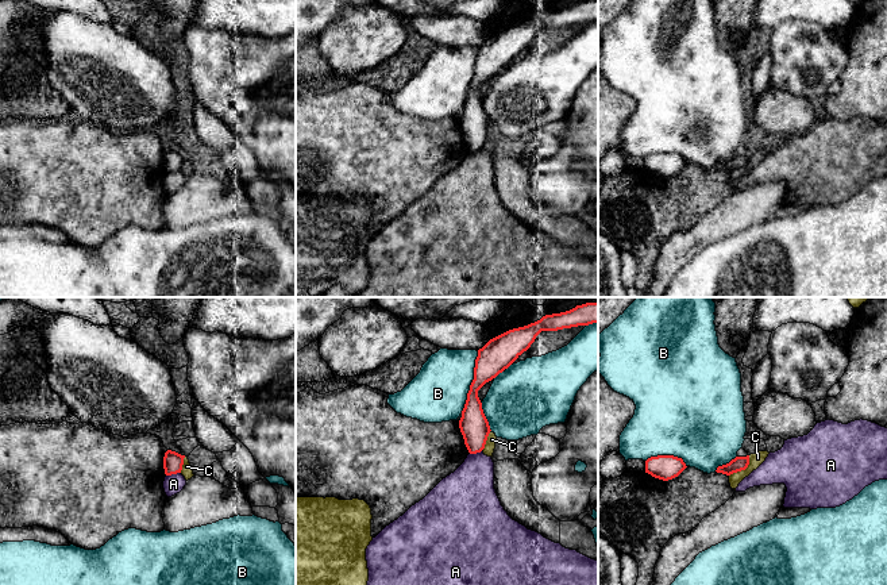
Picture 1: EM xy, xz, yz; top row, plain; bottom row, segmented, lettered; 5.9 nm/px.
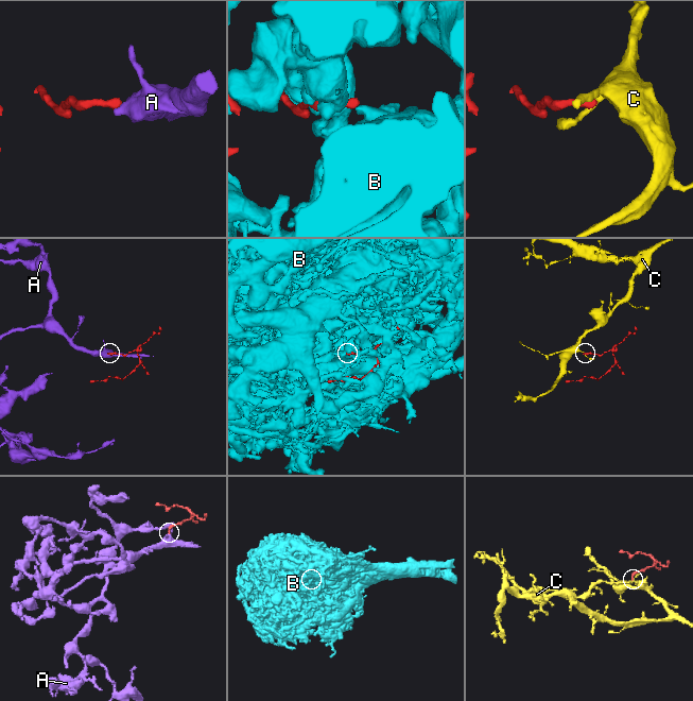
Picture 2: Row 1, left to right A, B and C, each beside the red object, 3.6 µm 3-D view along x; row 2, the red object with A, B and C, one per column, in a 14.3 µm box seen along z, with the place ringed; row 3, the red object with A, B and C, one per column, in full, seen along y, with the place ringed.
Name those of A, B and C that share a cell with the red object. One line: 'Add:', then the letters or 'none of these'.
Add: none of these

